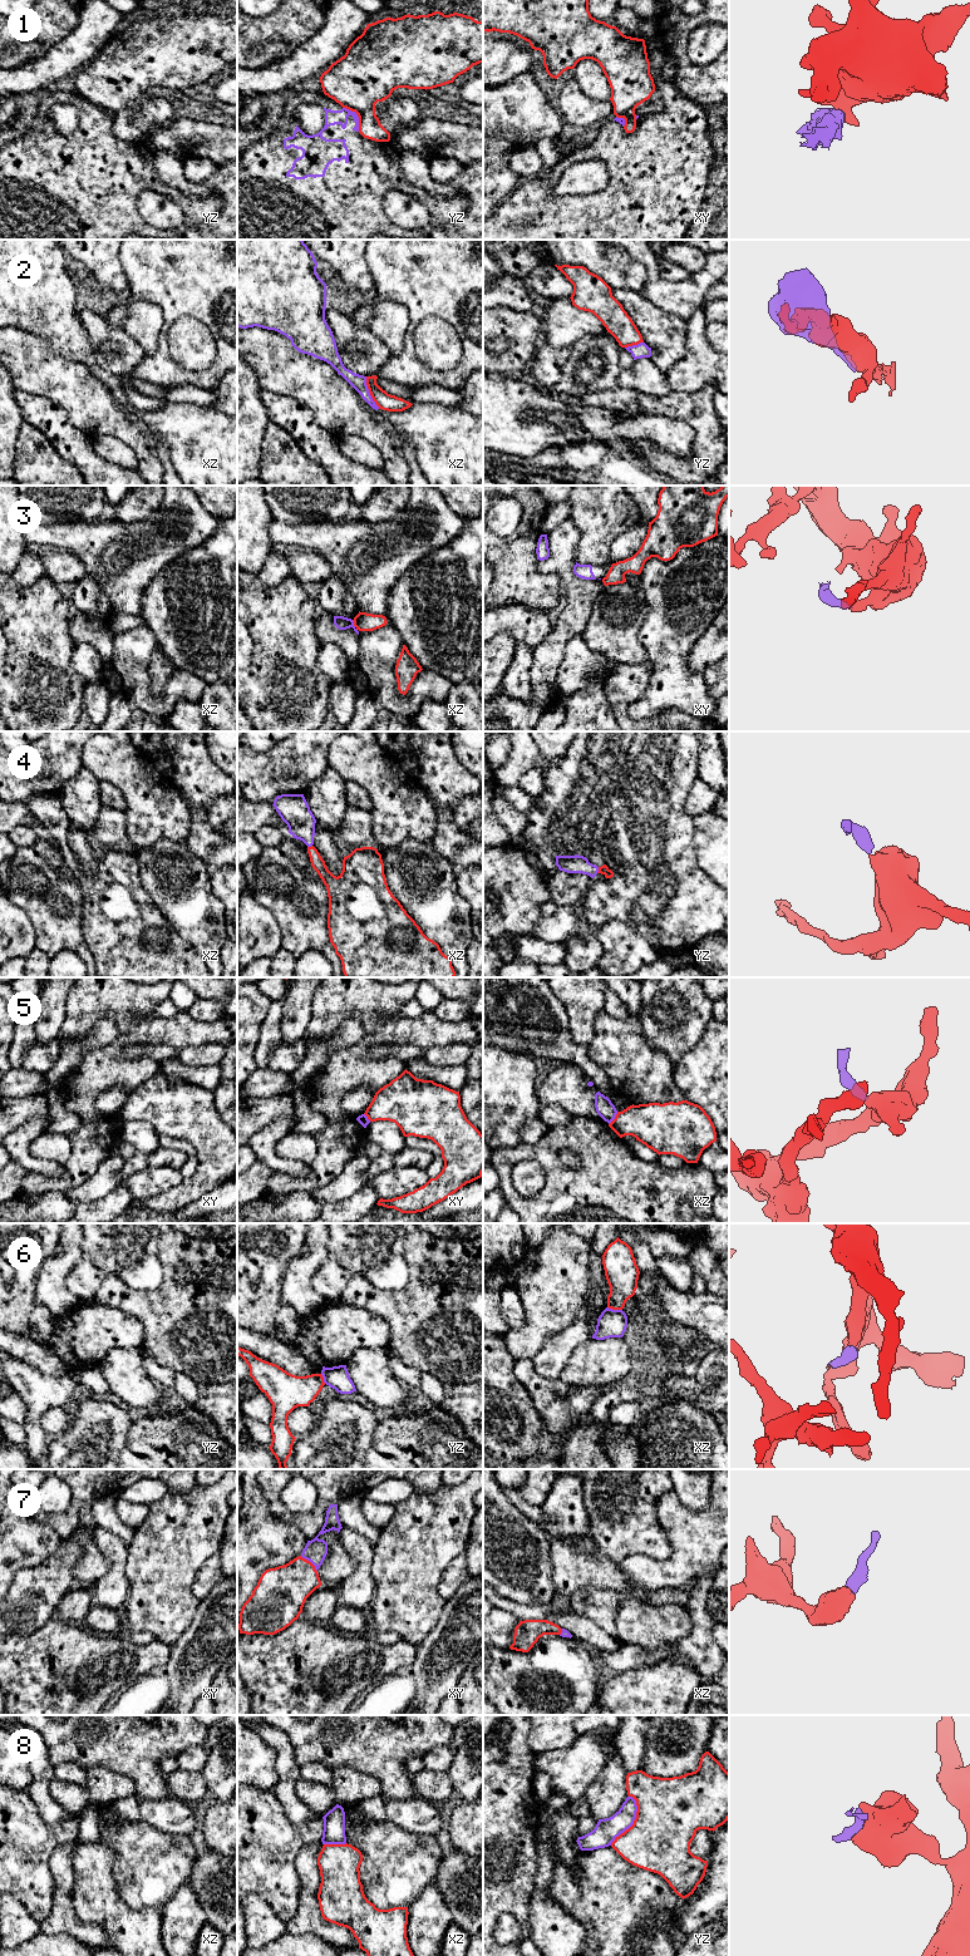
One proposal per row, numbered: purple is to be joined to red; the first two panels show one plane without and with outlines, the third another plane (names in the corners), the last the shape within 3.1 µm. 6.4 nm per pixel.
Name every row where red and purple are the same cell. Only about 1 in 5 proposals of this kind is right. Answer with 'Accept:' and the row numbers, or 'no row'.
Accept: 4, 7

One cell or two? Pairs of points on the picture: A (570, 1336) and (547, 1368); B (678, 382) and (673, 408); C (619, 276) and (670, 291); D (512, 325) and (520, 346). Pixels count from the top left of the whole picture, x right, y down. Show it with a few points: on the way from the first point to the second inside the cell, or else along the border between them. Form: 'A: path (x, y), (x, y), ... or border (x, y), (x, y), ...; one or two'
A: path (564, 1344), (550, 1360); one
B: border (705, 385), (692, 392), (673, 392); two
C: border (631, 257), (648, 275), (641, 291); two
D: path (517, 330), (520, 333), (520, 341); one

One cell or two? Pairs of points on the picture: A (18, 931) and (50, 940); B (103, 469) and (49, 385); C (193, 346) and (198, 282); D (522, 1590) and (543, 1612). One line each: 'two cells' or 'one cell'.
A: two cells
B: two cells
C: two cells
D: two cells

